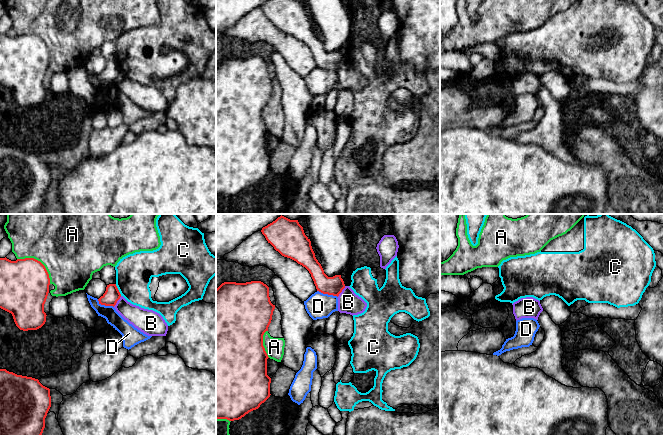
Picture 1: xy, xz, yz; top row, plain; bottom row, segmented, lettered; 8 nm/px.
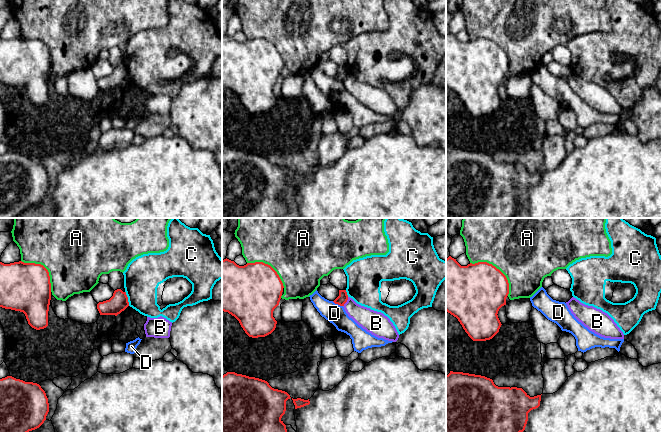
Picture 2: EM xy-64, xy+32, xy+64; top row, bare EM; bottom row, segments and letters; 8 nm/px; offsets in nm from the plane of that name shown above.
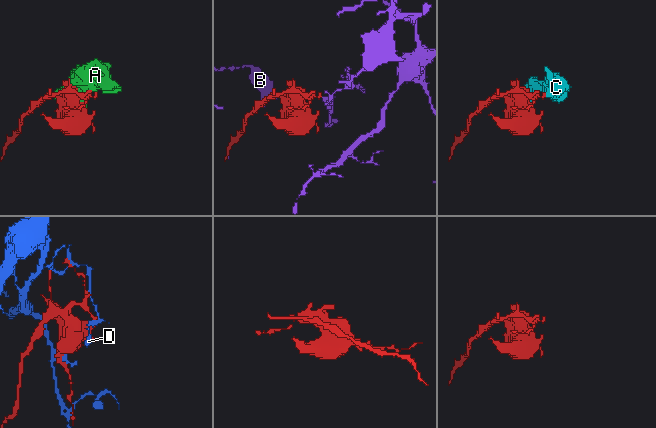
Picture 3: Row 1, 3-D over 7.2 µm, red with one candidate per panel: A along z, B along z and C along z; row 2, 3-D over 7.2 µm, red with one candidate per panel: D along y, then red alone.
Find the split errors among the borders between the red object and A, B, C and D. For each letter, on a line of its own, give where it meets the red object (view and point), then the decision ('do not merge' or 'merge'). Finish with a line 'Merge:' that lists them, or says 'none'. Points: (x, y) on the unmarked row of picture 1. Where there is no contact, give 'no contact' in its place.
A: xy (39, 37) | do not merge
B: xy (117, 76) | do not merge
C: xy (118, 66) | do not merge
D: xz (327, 69) | do not merge
Merge: none

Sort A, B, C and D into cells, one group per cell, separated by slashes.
A / B / C / D

